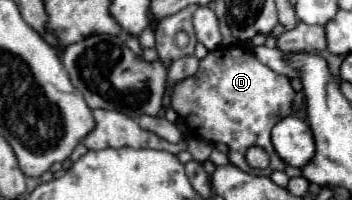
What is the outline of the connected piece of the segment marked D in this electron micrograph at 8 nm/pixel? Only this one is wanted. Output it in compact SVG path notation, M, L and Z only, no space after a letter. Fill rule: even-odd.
M219 46L215 50L211 50L199 64L199 70L195 76L185 78L181 82L175 84L173 88L173 98L171 98L171 108L185 120L185 124L189 126L189 130L199 136L205 138L213 144L223 142L229 146L229 160L239 166L241 170L255 174L255 176L269 176L273 170L285 170L285 162L279 158L279 154L275 152L273 144L271 144L271 128L283 120L285 116L291 114L291 102L293 102L295 90L291 88L291 80L287 76L279 76L277 72L273 72L271 68L267 68L263 62L257 60L255 54L251 54L249 50L241 48L241 46ZM249 146L261 146L271 162L265 170L257 170L251 168L245 160L245 152Z

